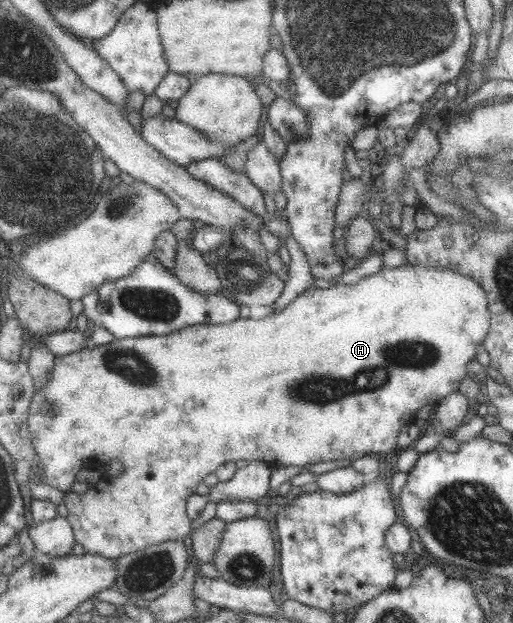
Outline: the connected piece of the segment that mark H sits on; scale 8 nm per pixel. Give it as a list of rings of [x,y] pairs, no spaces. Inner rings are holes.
[[[405,264],[393,268],[380,268],[380,271],[377,271],[373,274],[368,274],[358,280],[354,285],[344,285],[338,283],[338,285],[332,286],[328,289],[320,289],[312,287],[300,297],[296,298],[286,309],[276,312],[276,314],[269,314],[264,318],[254,320],[250,317],[248,318],[238,318],[232,323],[228,324],[198,324],[197,326],[188,326],[181,331],[173,332],[172,334],[158,335],[158,336],[146,336],[146,337],[127,337],[124,339],[114,339],[112,342],[109,342],[104,345],[94,346],[86,349],[81,349],[80,351],[75,351],[74,353],[69,353],[68,355],[57,356],[56,358],[56,369],[52,372],[51,377],[48,379],[45,387],[37,390],[34,394],[34,399],[32,400],[30,417],[29,417],[29,427],[31,431],[31,436],[33,443],[35,445],[37,455],[42,459],[44,467],[46,467],[46,480],[48,484],[58,490],[65,492],[64,495],[64,505],[68,511],[67,518],[70,520],[72,527],[74,528],[75,538],[77,543],[80,543],[84,547],[85,552],[90,552],[93,554],[100,554],[106,556],[107,558],[114,558],[118,560],[124,555],[129,553],[134,553],[135,551],[140,551],[141,549],[146,549],[150,545],[158,545],[158,543],[164,543],[166,541],[189,541],[192,533],[195,530],[196,522],[187,514],[187,505],[189,502],[189,497],[192,494],[196,493],[196,487],[198,483],[202,483],[210,473],[215,473],[215,471],[226,465],[226,463],[240,461],[240,459],[245,459],[248,462],[261,461],[261,462],[270,462],[271,464],[278,466],[289,466],[296,465],[296,467],[308,467],[310,465],[316,465],[316,463],[325,463],[328,461],[338,461],[338,459],[348,459],[353,460],[360,458],[363,455],[378,455],[380,453],[388,453],[391,450],[397,450],[396,446],[396,437],[399,434],[400,427],[404,425],[409,425],[410,423],[415,423],[416,411],[424,405],[431,405],[439,402],[441,399],[444,399],[446,395],[458,390],[460,381],[465,377],[465,372],[467,371],[466,363],[469,364],[470,360],[474,360],[476,355],[476,345],[482,343],[482,339],[486,337],[488,333],[488,327],[490,327],[490,312],[488,312],[488,305],[486,305],[486,294],[484,290],[480,288],[478,283],[474,282],[472,278],[466,277],[464,275],[458,274],[450,268],[431,268],[426,266],[420,266],[418,264]],[[110,459],[116,459],[116,461],[121,461],[123,464],[123,471],[120,475],[111,476],[109,481],[104,481],[104,489],[100,489],[98,485],[92,487],[88,493],[74,493],[69,492],[69,489],[72,489],[72,485],[76,483],[76,473],[82,471],[85,467],[92,467],[96,463],[92,463],[92,460],[98,460],[98,463],[110,463]]]

